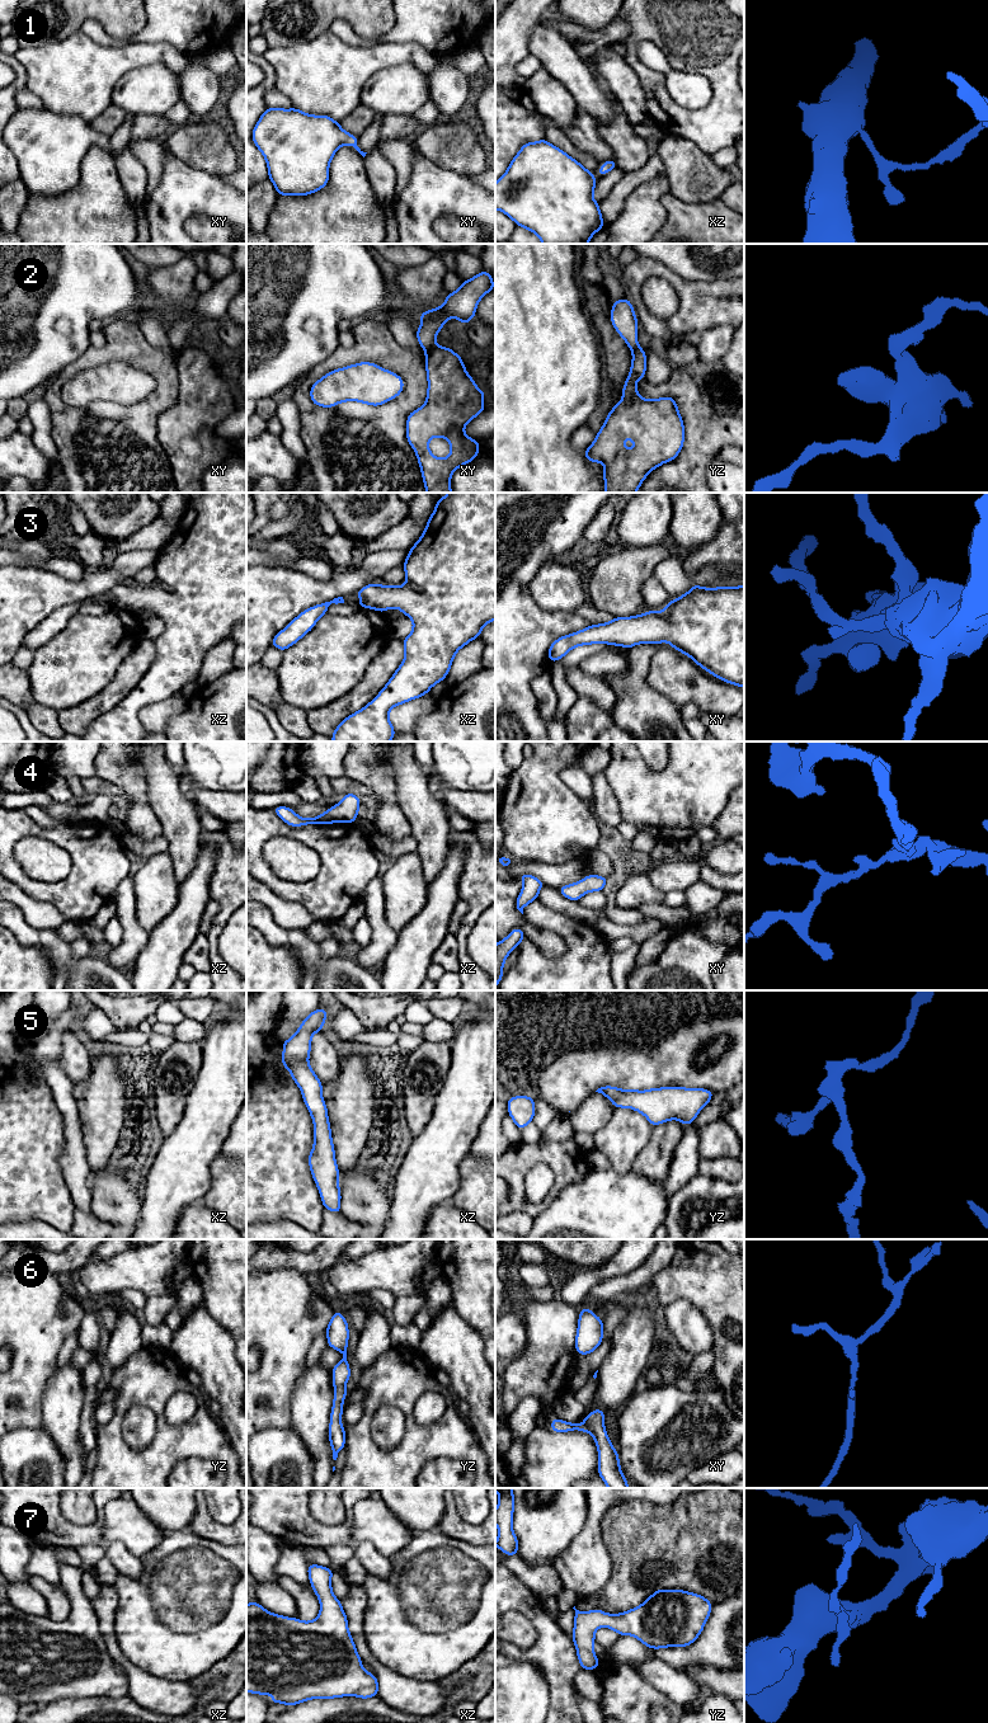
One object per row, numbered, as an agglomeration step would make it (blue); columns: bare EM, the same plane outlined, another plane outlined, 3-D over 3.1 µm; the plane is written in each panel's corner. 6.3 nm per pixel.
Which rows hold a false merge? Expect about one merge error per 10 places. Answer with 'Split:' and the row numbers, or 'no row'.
Split: 2

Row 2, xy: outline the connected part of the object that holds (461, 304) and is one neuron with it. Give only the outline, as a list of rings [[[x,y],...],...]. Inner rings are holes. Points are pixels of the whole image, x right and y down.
[[[481,270],[475,277],[462,282],[460,288],[447,293],[442,307],[420,312],[420,326],[417,330],[417,339],[424,352],[431,350],[436,338],[446,321],[451,317],[458,319],[462,325],[475,317],[479,301],[493,288],[493,277],[489,272]]]

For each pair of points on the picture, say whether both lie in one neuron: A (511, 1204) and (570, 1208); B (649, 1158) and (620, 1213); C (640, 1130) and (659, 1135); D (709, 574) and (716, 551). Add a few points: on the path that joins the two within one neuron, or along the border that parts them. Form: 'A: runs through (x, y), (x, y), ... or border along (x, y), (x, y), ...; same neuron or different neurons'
A: border along (568, 1185), (534, 1218); different neurons
B: border along (631, 1171), (662, 1184); different neurons
C: border along (653, 1126), (649, 1140), (634, 1158); different neurons
D: border along (730, 569), (704, 565), (692, 578); different neurons

